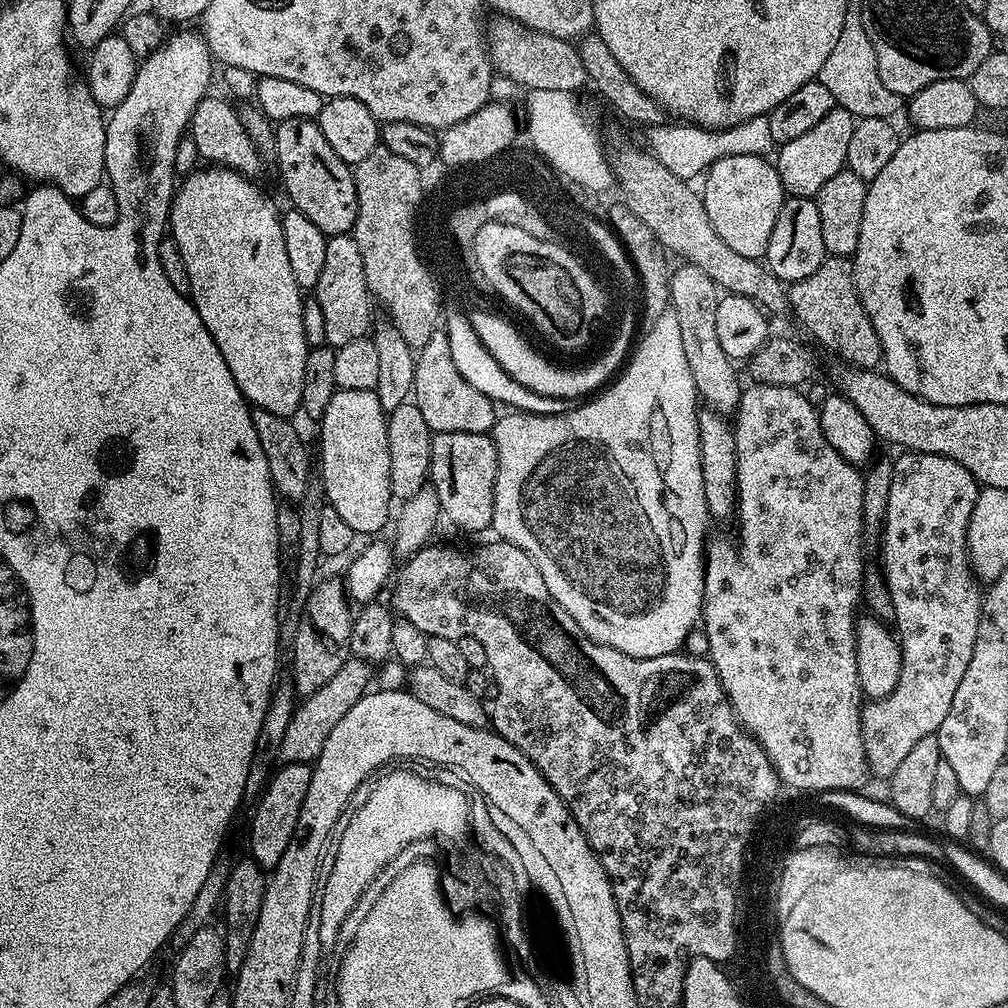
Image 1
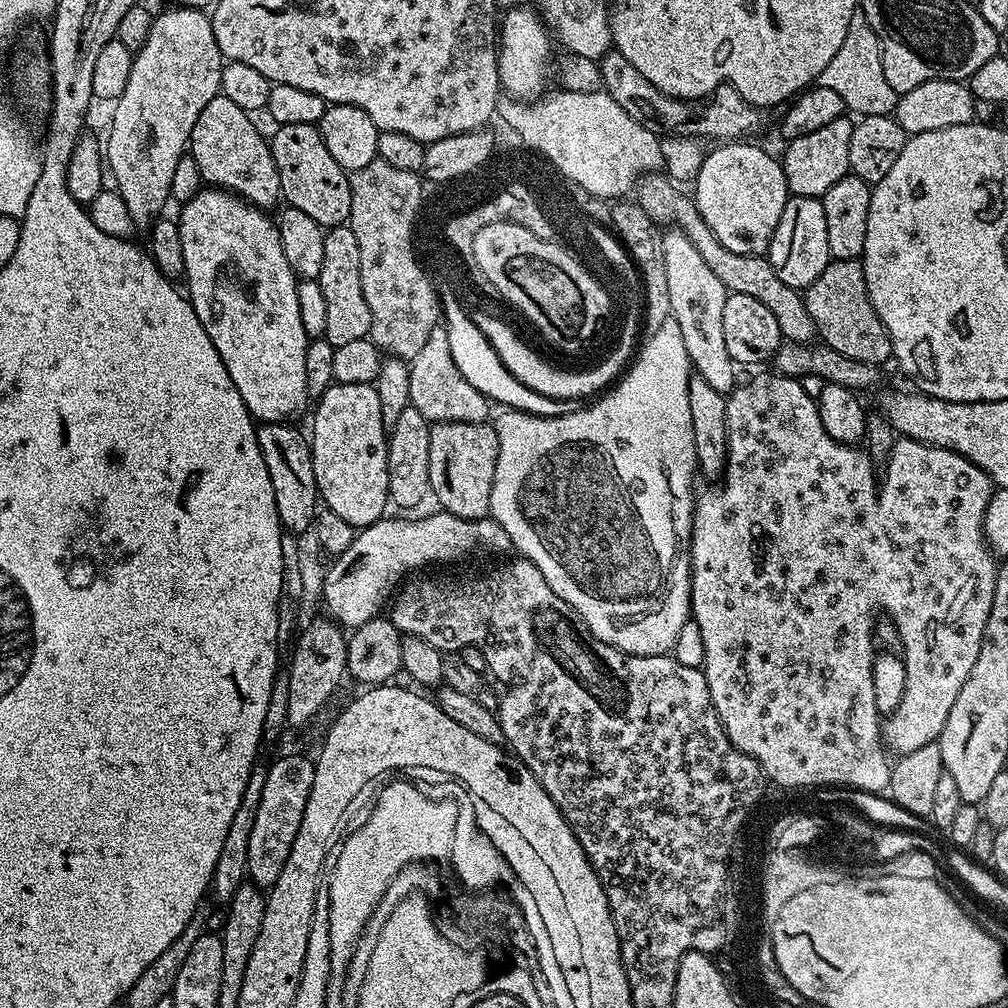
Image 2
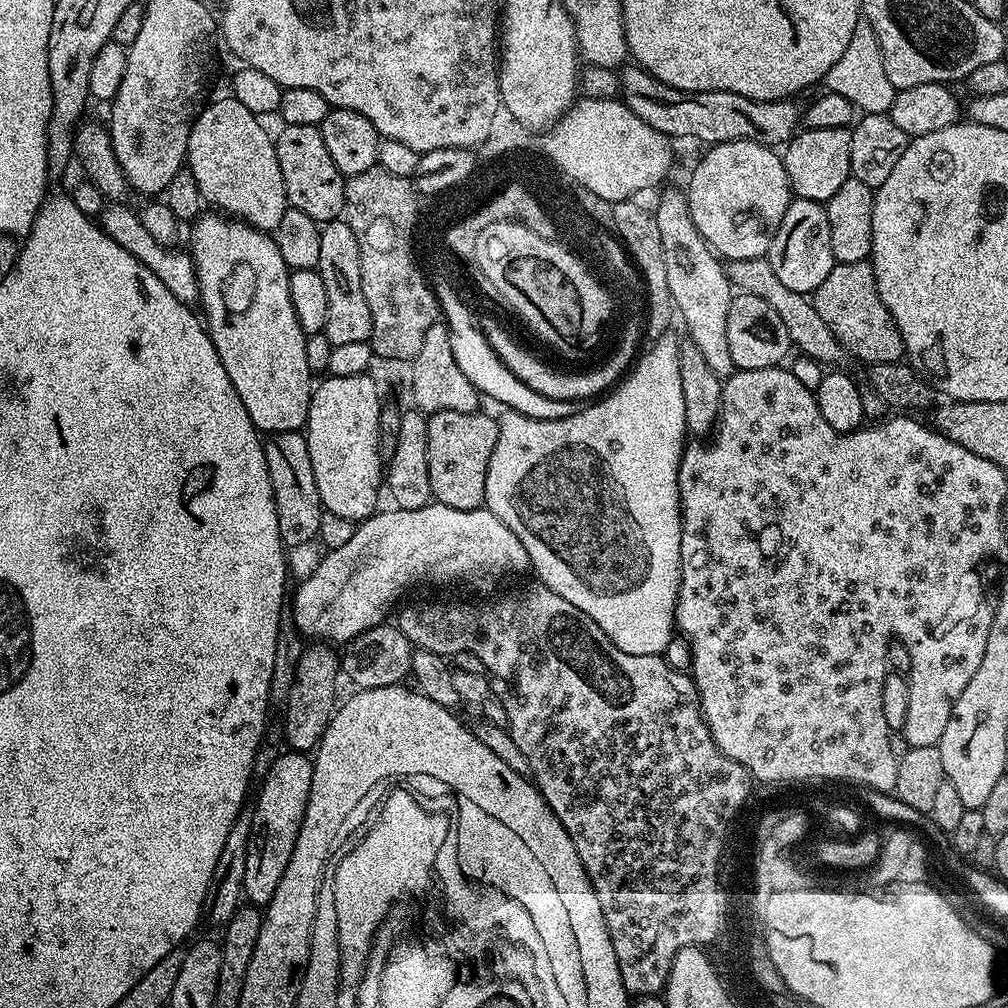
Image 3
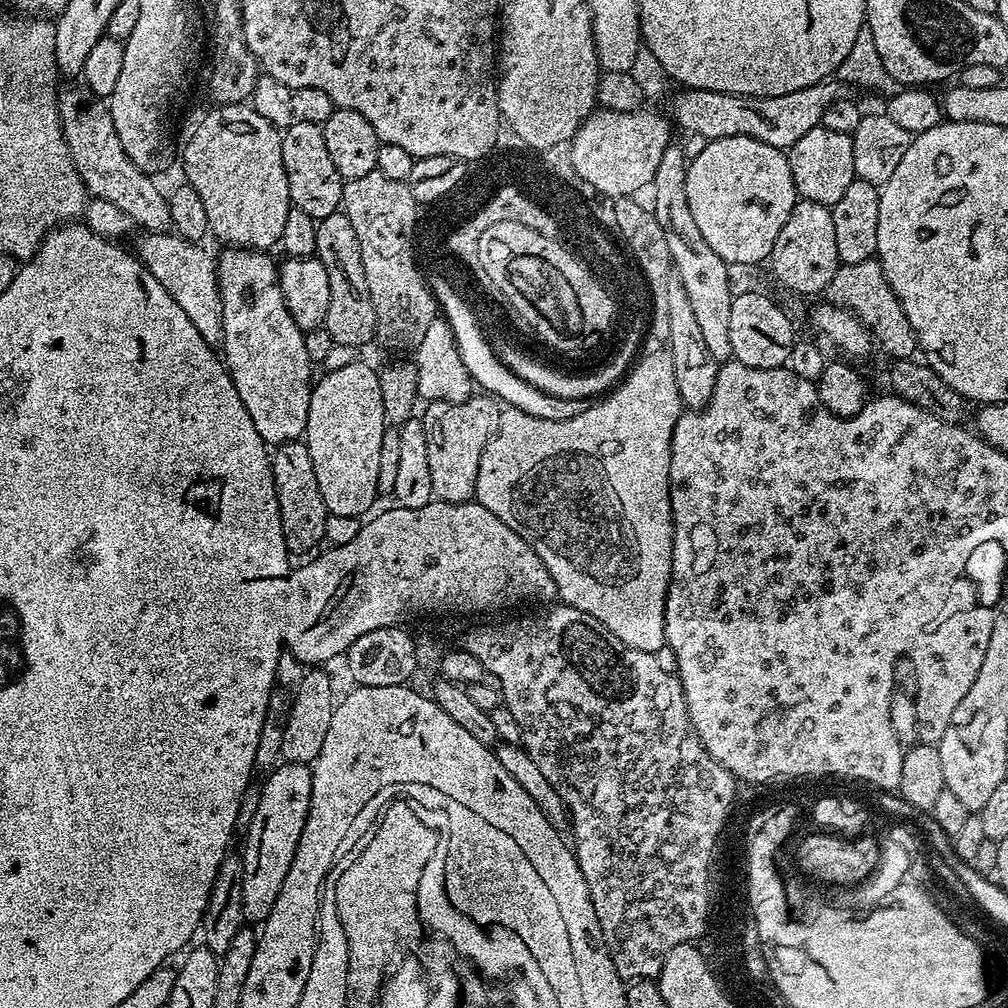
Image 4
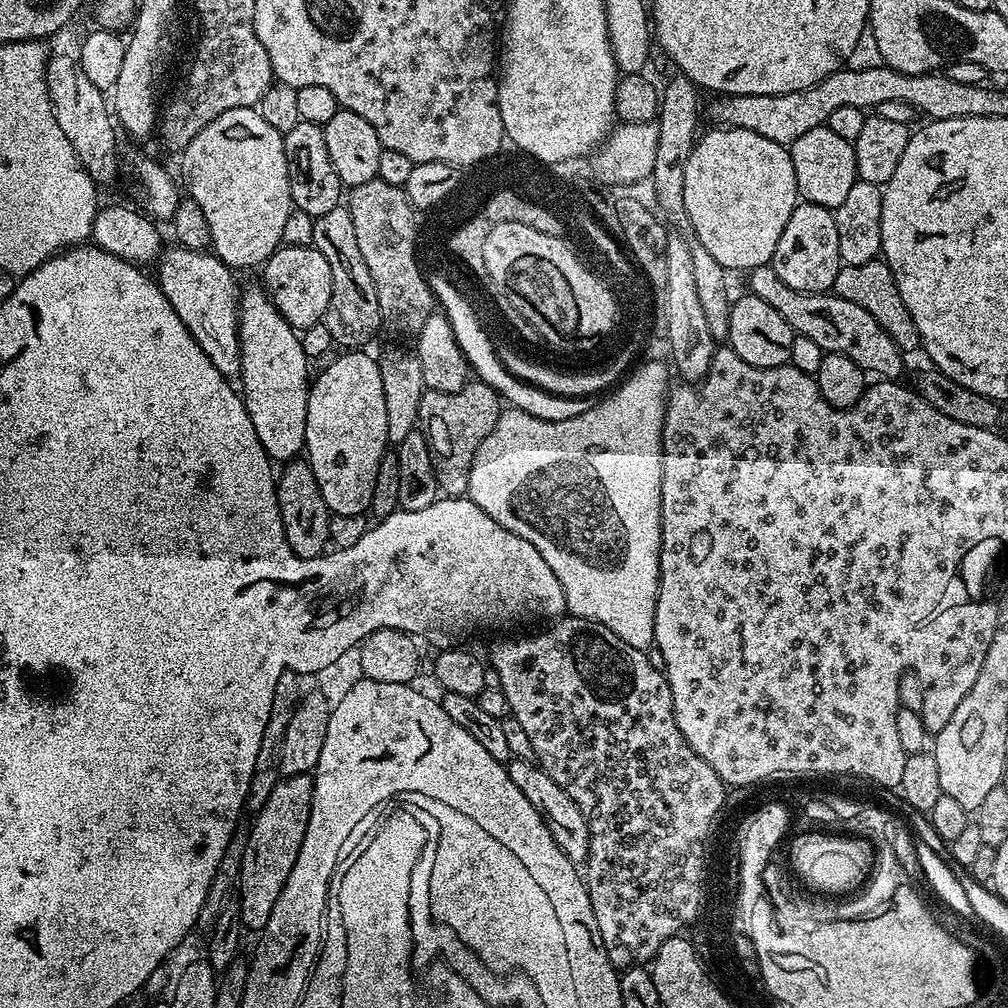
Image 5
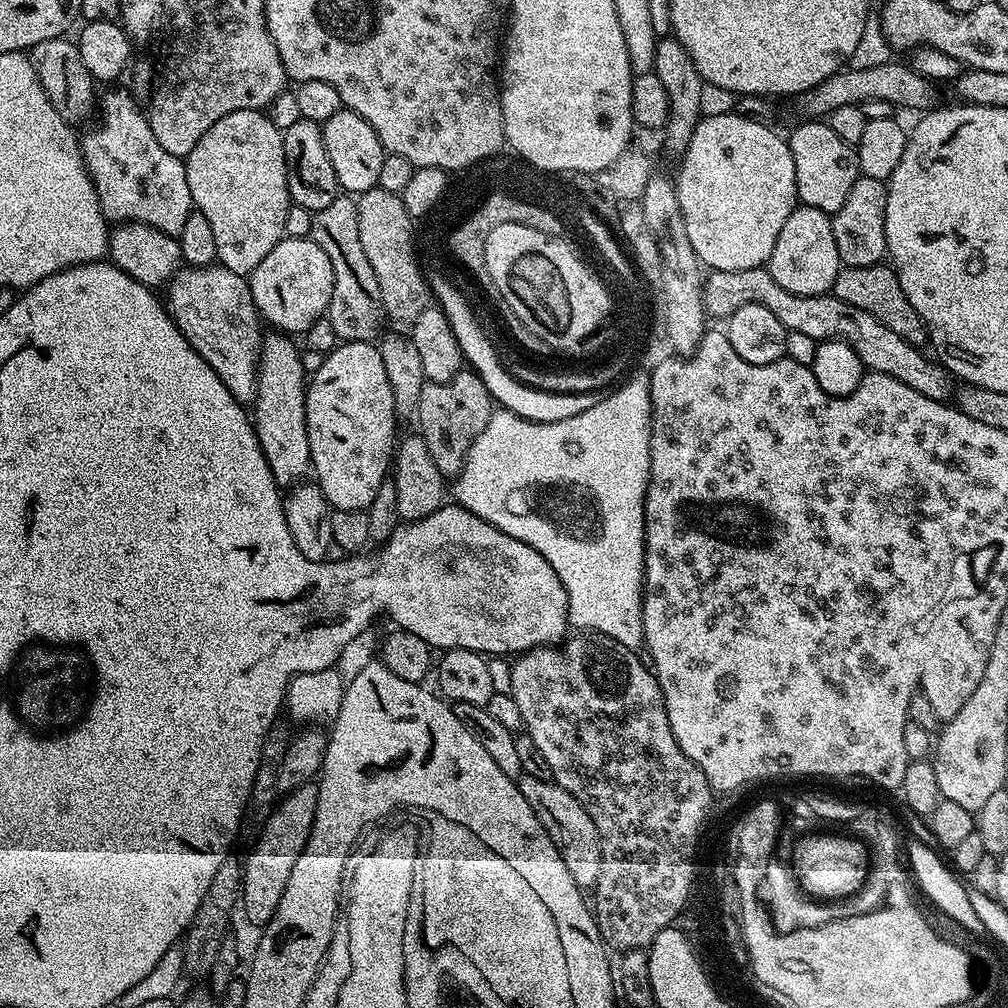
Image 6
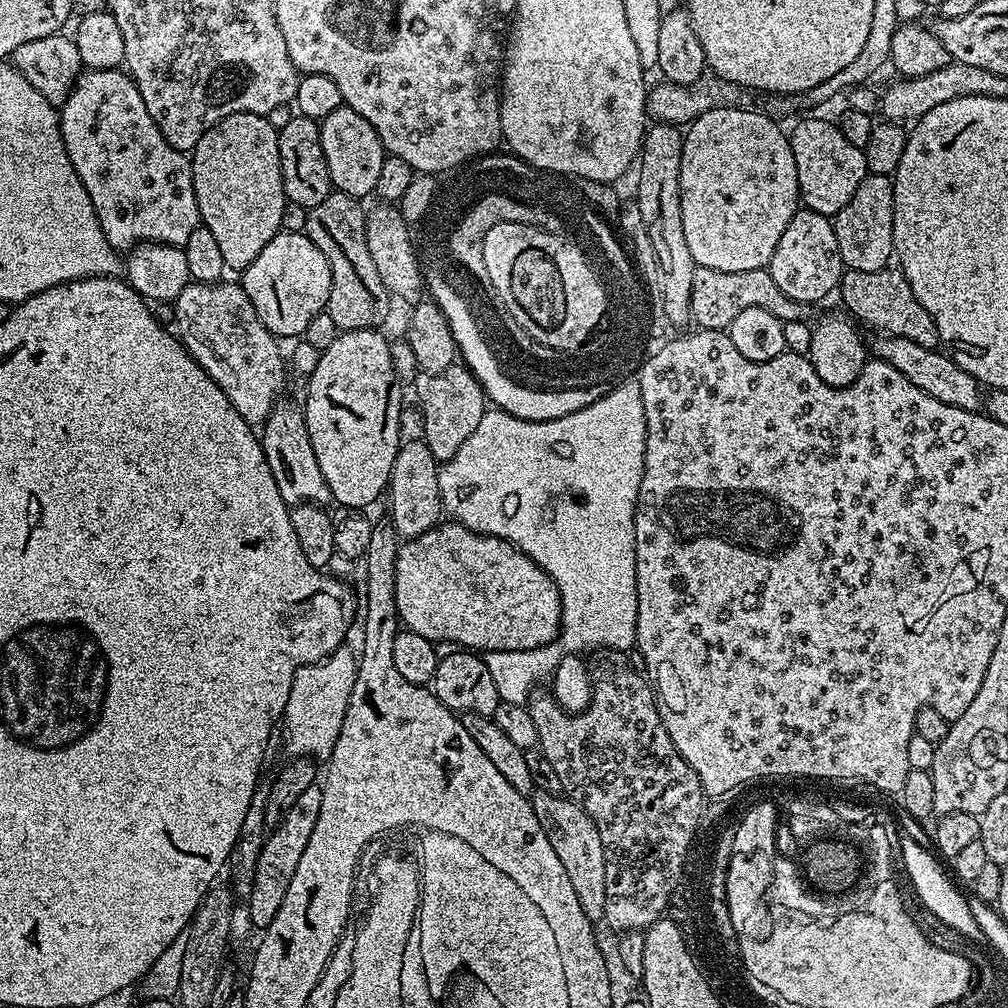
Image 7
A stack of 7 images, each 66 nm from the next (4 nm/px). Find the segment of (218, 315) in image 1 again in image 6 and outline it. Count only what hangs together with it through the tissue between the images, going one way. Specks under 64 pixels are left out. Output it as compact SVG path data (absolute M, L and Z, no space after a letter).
M284 334L265 335L260 345L260 363L256 370L256 416L254 412L254 427L256 437L262 446L262 454L274 474L277 485L291 486L301 483L304 475L309 475L312 467L312 455L310 454L310 442L308 441L308 423L306 422L306 373L303 370L301 349L291 344L289 337Z

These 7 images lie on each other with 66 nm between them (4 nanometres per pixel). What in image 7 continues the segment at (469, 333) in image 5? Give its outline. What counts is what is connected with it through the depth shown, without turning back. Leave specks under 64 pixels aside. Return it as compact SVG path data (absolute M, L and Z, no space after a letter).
M424 252L422 256L426 268L428 268L428 276L430 276L430 283L426 287L427 293L431 296L433 303L436 303L444 314L446 320L450 324L451 333L454 334L457 351L465 364L465 367L471 369L475 374L476 380L483 386L485 397L493 404L499 411L504 411L511 414L512 417L522 418L524 421L553 421L554 418L566 417L567 414L574 414L575 411L581 410L582 406L590 404L592 400L596 400L602 394L608 394L605 387L592 388L586 392L577 392L575 389L566 389L564 392L554 392L554 394L532 394L528 390L516 388L514 384L510 384L500 370L496 370L496 364L492 360L492 356L488 354L486 346L481 343L480 337L476 335L476 328L472 325L472 320L469 319L468 312L464 308L464 304L458 300L458 296L452 294L452 290L438 278L442 276L440 270L444 268L442 264L442 254L438 252Z

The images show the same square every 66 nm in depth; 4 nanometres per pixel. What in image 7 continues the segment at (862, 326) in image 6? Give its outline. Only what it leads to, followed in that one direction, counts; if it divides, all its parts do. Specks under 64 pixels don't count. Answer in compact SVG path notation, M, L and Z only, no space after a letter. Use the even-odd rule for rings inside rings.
M697 267L694 274L694 290L690 294L690 306L692 307L692 320L699 325L700 328L715 328L717 330L726 330L730 326L730 322L734 322L734 318L738 318L738 314L742 314L742 310L750 310L751 308L761 308L762 310L770 310L770 314L774 314L774 318L779 320L804 320L810 312L809 305L800 304L796 300L791 300L786 294L782 294L782 289L778 287L778 282L774 282L774 278L768 273L767 267L755 268L754 270L710 270L709 268ZM880 334L877 340L870 344L870 352L875 359L890 362L898 374L902 374L922 390L922 394L930 394L930 398L938 398L938 402L946 402L946 406L958 406L958 410L970 410L979 412L982 408L982 385L958 362L954 362L951 356L943 350L918 346L918 342L910 342L910 338L898 338ZM981 392L981 396L980 396Z

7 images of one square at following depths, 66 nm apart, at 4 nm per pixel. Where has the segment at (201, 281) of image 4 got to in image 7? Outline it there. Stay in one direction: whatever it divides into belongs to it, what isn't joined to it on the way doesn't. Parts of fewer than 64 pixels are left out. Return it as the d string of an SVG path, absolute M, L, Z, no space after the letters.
M190 282L186 286L186 290L182 290L182 294L178 294L178 298L174 301L176 324L180 327L178 339L188 349L188 353L199 362L202 370L206 370L206 374L210 374L210 378L214 378L214 382L218 382L218 386L224 391L226 398L230 398L230 406L234 406L234 410L238 410L238 414L242 414L245 422L253 426L260 426L281 399L279 396L280 391L284 388L286 360L284 356L280 357L280 348L276 345L279 344L277 337L273 336L270 330L266 330L266 326L262 326L262 318L258 318L254 306L250 306L250 298L246 298L246 290L239 283L224 283L197 284Z

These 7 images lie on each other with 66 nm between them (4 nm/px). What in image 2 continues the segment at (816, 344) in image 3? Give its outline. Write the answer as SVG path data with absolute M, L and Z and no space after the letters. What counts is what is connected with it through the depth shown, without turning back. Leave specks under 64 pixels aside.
M655 172L643 176L638 182L639 190L640 194L636 196L636 202L642 209L646 210L646 214L662 226L672 225L673 227L682 229L690 238L690 242L694 243L694 248L698 254L701 254L702 258L705 259L706 266L721 279L722 284L726 286L729 292L747 294L762 302L777 319L780 335L785 341L789 343L811 343L817 337L818 333L813 319L810 318L810 314L805 308L803 295L797 289L786 285L778 278L777 274L774 273L773 267L770 266L767 257L735 254L734 251L727 250L726 246L722 245L722 242L718 242L718 238L714 237L714 232L706 225L705 219L702 218L701 212L696 206L695 199L689 193L688 195L680 194L679 190L681 189L667 175Z

